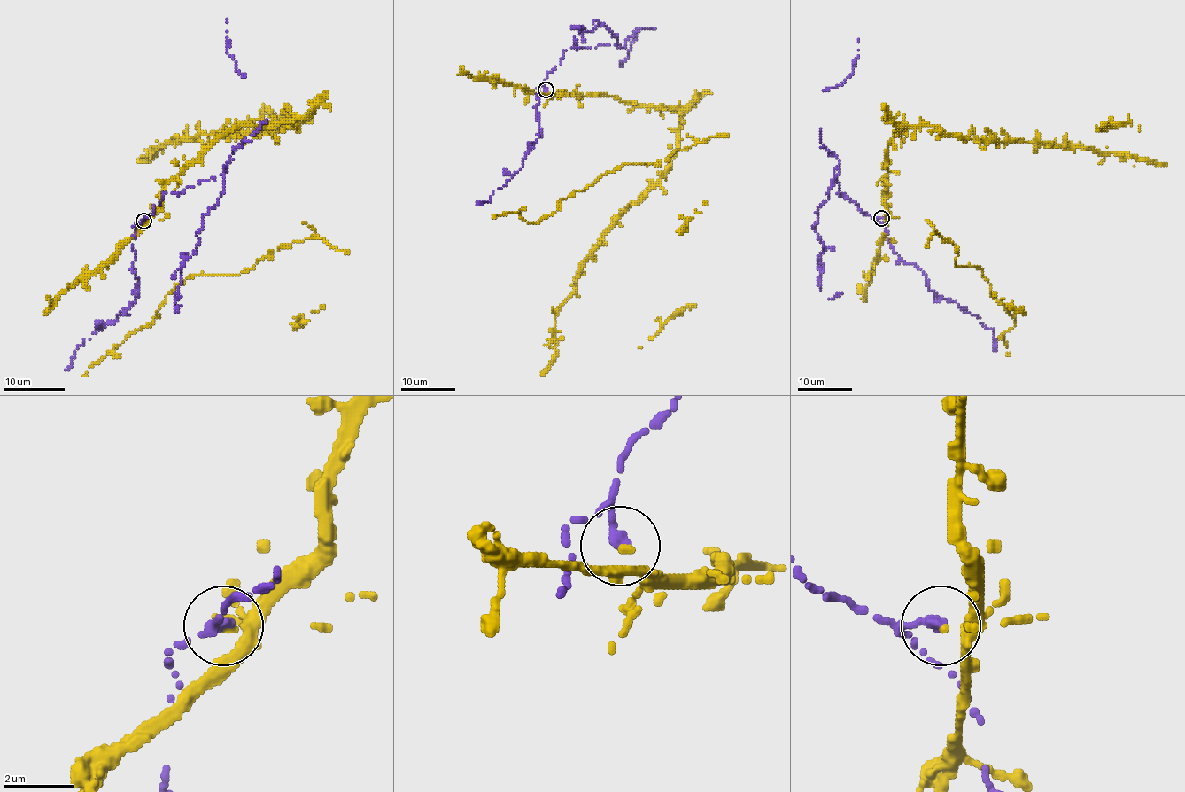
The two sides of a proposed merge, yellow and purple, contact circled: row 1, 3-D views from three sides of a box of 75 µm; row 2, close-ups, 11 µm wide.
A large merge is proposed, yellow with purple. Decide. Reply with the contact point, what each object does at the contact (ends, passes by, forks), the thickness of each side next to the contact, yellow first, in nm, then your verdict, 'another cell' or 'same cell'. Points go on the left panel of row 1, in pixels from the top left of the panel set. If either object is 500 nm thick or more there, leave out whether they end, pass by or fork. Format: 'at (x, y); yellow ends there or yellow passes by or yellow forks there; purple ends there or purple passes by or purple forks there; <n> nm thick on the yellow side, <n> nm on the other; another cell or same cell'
at (143, 221); yellow ends there; purple ends there; 170 nm thick on the yellow side, 320 nm on the other; another cell

